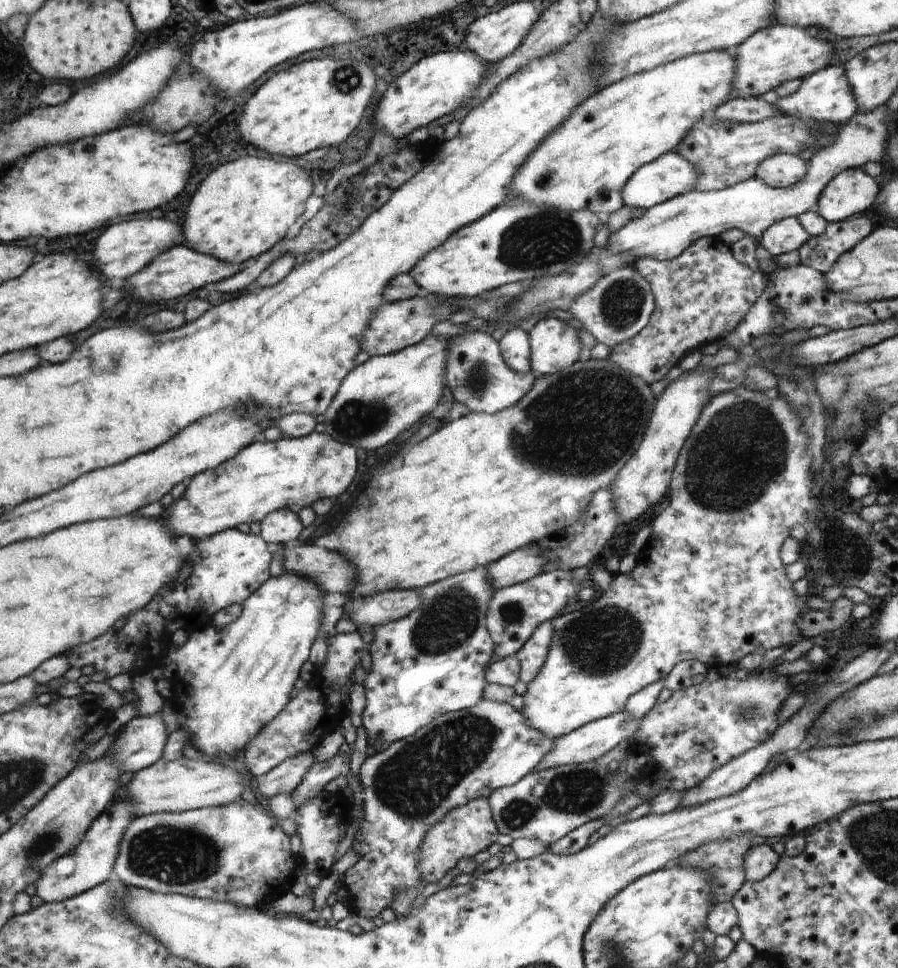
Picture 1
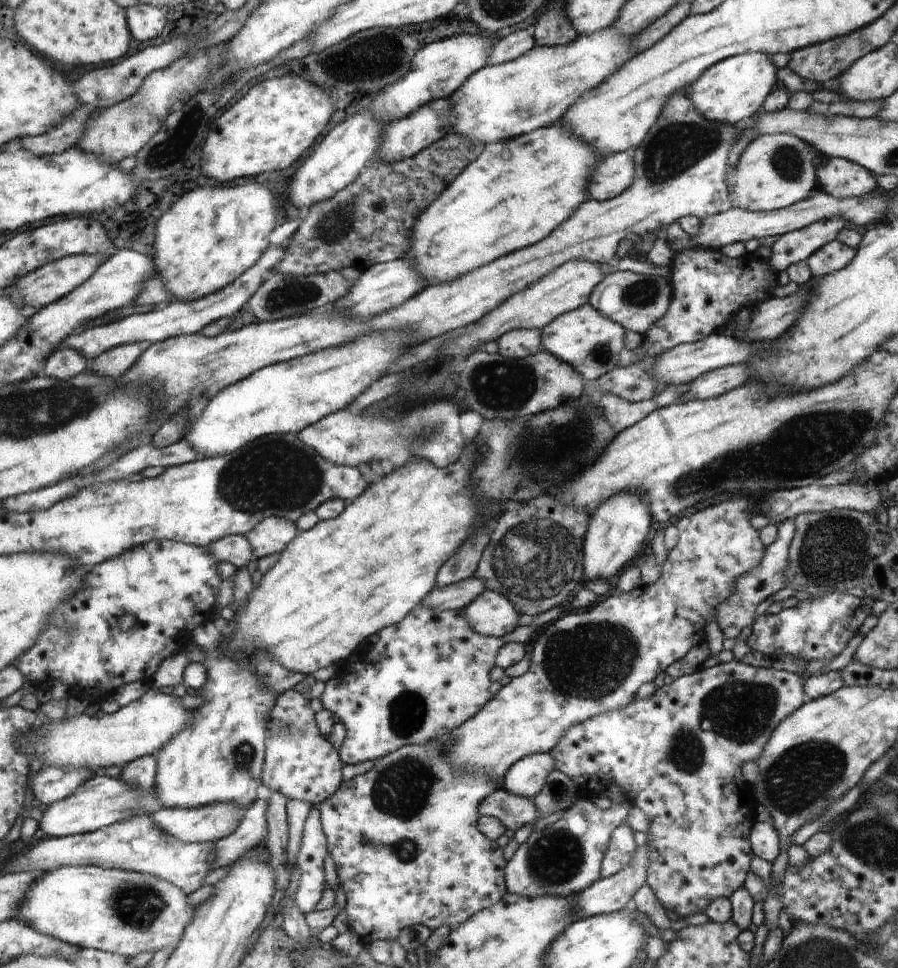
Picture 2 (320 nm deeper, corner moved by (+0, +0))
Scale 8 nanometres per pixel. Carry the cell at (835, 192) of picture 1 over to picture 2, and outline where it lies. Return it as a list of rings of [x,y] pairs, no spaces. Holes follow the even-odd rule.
[[[839,157],[828,158],[815,174],[820,190],[835,198],[864,197],[878,188],[877,176],[872,172]]]

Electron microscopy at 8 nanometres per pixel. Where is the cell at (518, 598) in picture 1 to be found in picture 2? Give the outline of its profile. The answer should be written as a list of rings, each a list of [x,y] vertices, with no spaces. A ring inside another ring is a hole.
[[[486,590],[463,611],[473,629],[482,636],[503,638],[516,629],[518,622],[518,612],[509,598],[492,590]]]

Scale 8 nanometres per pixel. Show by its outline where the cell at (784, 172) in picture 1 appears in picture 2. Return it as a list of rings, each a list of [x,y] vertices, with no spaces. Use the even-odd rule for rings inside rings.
[[[790,134],[758,136],[748,144],[736,168],[728,169],[728,180],[732,182],[732,204],[736,203],[744,210],[772,211],[805,200],[812,194],[816,185],[813,162],[815,155],[808,148],[808,144]]]

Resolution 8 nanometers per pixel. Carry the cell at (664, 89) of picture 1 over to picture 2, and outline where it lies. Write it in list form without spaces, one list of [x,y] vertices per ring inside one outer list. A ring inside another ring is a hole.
[[[559,123],[522,134],[517,139],[486,144],[481,156],[422,212],[410,239],[413,248],[405,257],[414,260],[428,287],[458,280],[495,259],[537,244],[569,220],[586,200],[590,200],[591,183],[604,158],[588,142],[582,141],[572,128]]]

